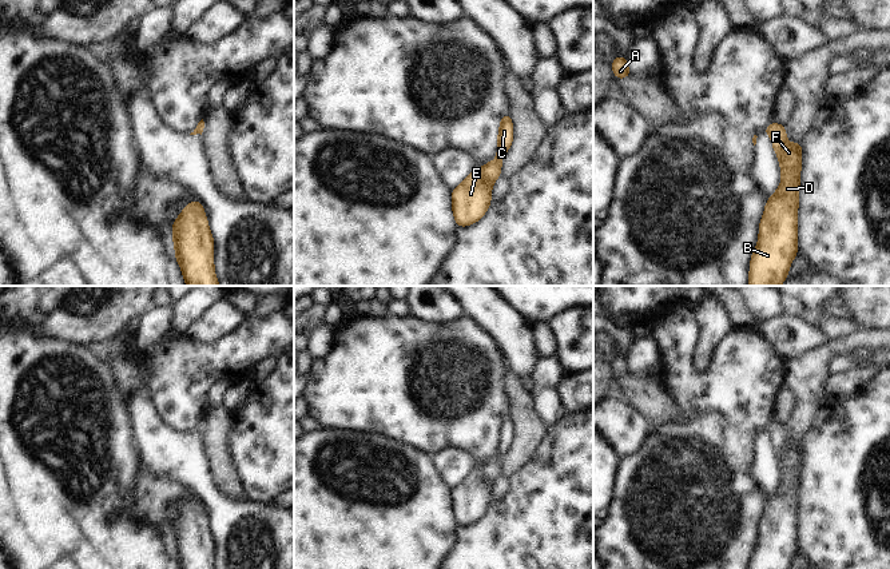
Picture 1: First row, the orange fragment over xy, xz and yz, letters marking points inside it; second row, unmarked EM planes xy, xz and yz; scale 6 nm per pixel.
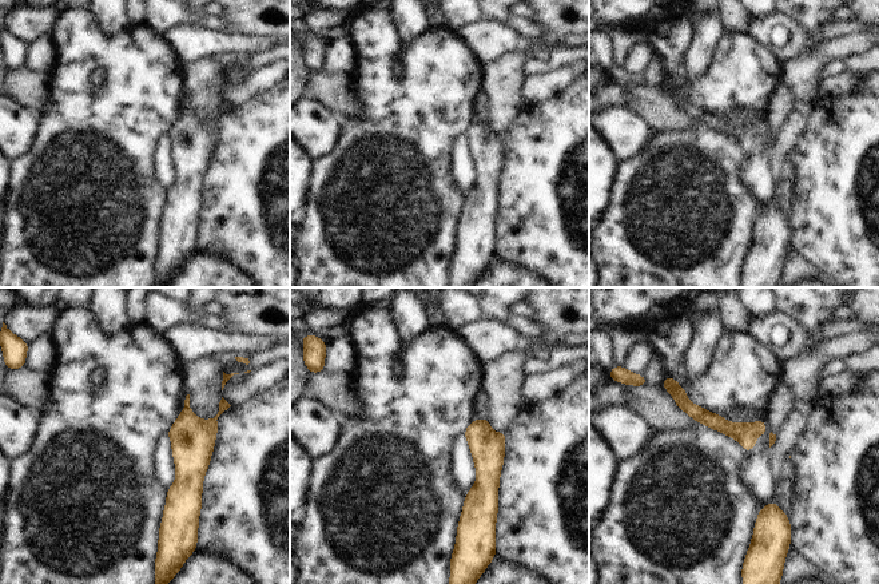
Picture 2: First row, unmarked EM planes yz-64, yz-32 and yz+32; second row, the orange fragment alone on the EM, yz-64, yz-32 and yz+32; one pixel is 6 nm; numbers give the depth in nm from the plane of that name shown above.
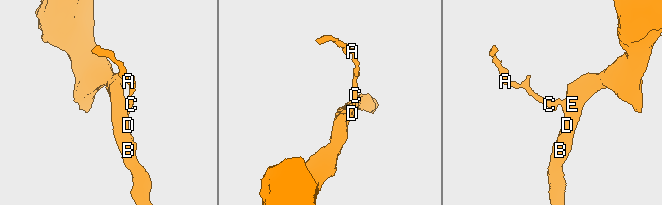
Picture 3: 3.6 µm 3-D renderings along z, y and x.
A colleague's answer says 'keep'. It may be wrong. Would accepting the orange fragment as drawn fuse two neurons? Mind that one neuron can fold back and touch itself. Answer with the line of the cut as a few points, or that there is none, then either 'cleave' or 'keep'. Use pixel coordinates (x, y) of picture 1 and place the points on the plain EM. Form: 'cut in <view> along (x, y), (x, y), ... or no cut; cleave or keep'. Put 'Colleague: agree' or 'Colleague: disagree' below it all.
no cut; keep
Colleague: agree

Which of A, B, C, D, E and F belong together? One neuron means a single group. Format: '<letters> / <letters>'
A B C D E F

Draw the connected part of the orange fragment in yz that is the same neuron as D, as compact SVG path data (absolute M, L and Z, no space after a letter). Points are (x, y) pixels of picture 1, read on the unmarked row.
M778 422L768 423L763 433L772 438L772 447L780 462L782 481L776 492L767 498L750 569L788 569L799 550L796 510L802 441L790 443L786 438L786 425Z

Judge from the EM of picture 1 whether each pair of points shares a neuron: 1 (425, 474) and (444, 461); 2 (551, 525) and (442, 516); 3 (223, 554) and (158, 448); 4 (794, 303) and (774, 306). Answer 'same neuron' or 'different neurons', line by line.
1: different neurons
2: different neurons
3: same neuron
4: different neurons

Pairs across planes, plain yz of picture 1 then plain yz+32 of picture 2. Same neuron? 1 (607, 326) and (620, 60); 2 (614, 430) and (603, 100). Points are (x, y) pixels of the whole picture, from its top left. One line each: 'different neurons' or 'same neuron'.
1: same neuron
2: different neurons

